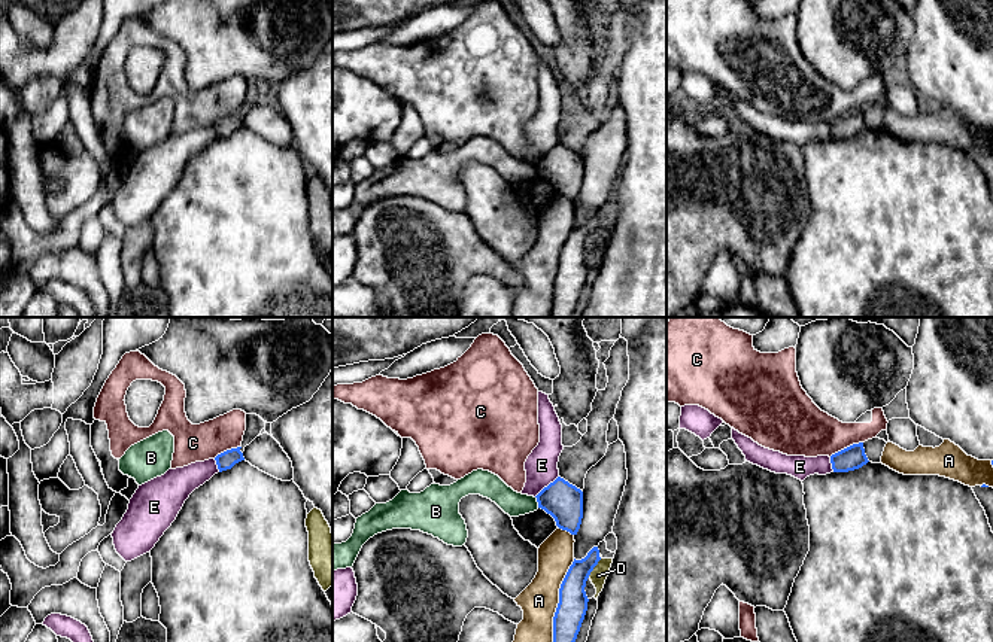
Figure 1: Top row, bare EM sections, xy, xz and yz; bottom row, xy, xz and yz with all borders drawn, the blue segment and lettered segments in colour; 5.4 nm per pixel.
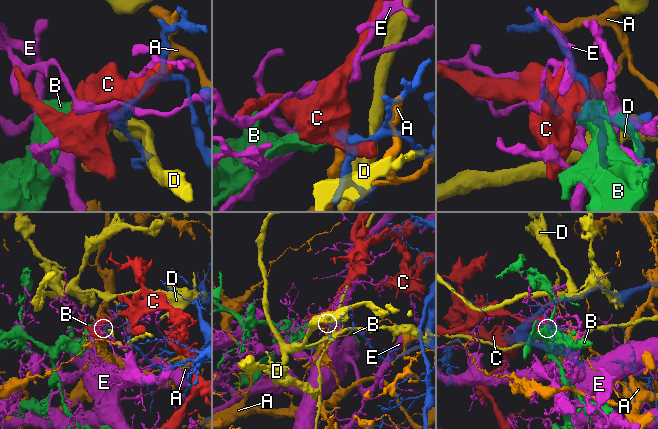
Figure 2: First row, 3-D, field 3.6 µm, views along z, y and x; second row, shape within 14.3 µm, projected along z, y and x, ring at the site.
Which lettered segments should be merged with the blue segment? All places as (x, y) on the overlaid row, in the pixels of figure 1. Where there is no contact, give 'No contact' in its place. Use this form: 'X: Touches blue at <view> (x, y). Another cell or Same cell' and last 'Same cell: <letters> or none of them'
A: Touches blue at xz (559, 601). Another cell
B: Touches blue at xz (537, 501). Another cell
C: Touches blue at yz (847, 447). Another cell
D: Touches blue at xz (594, 566). Another cell
E: Touches blue at xz (547, 486). Another cell
Same cell: none of them

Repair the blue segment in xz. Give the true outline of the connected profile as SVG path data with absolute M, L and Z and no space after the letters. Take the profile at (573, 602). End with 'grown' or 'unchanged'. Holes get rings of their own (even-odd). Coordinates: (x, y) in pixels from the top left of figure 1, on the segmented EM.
M593 547L584 559L574 559L570 566L559 588L559 603L553 617L553 642L576 642L587 611L586 581L599 560L599 550Z; unchanged

